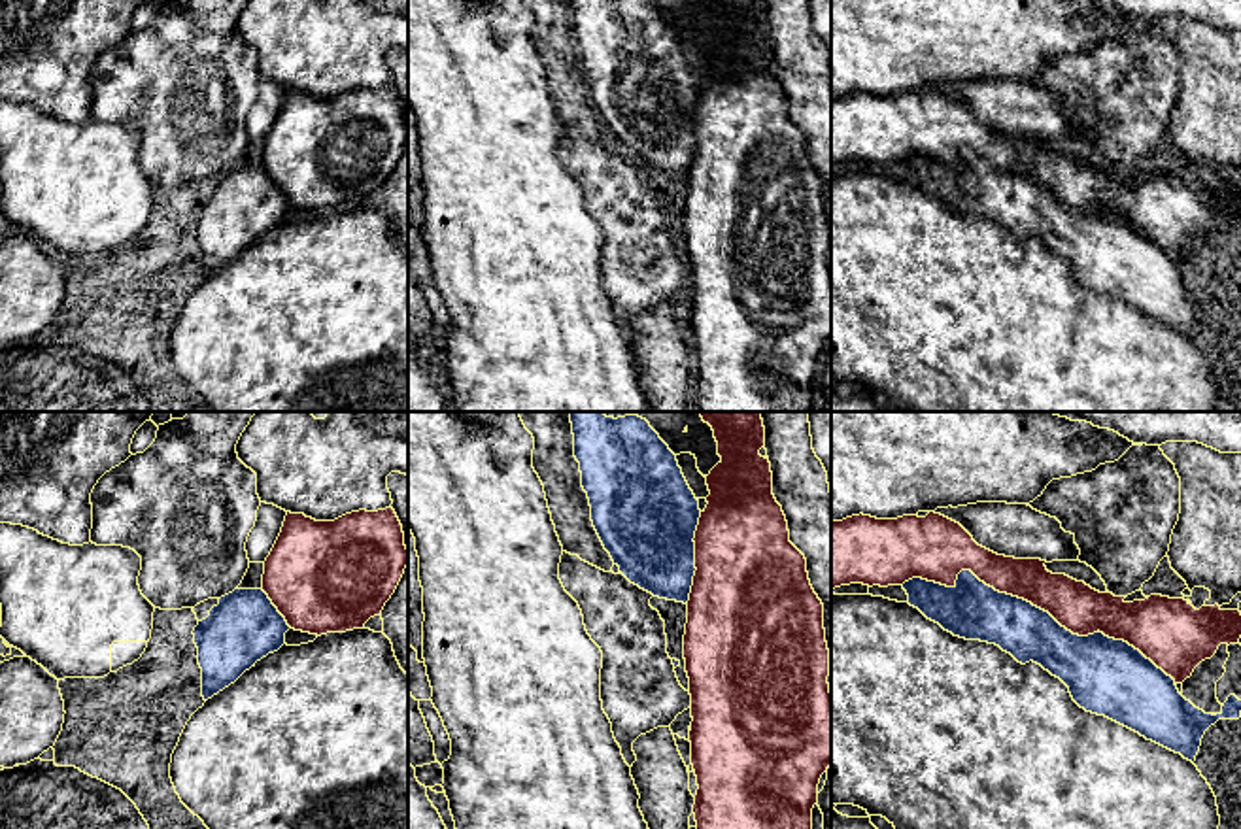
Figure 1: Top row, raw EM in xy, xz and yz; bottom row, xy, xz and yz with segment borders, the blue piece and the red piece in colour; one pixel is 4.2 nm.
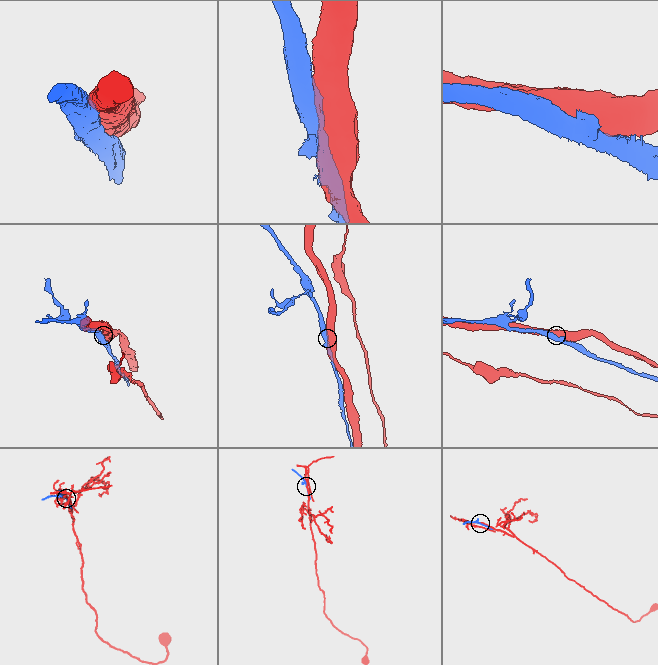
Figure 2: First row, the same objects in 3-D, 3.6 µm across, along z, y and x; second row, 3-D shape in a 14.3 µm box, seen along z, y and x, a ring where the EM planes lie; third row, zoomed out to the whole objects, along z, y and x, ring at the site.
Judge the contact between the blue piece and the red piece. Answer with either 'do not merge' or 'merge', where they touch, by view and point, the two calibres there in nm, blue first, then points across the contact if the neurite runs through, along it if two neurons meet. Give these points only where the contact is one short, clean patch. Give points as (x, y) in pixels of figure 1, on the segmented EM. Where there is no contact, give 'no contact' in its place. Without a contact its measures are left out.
merge; meets blue in yz at (1036, 607); 240 nm thick on the blue side, 200 nm on the other

